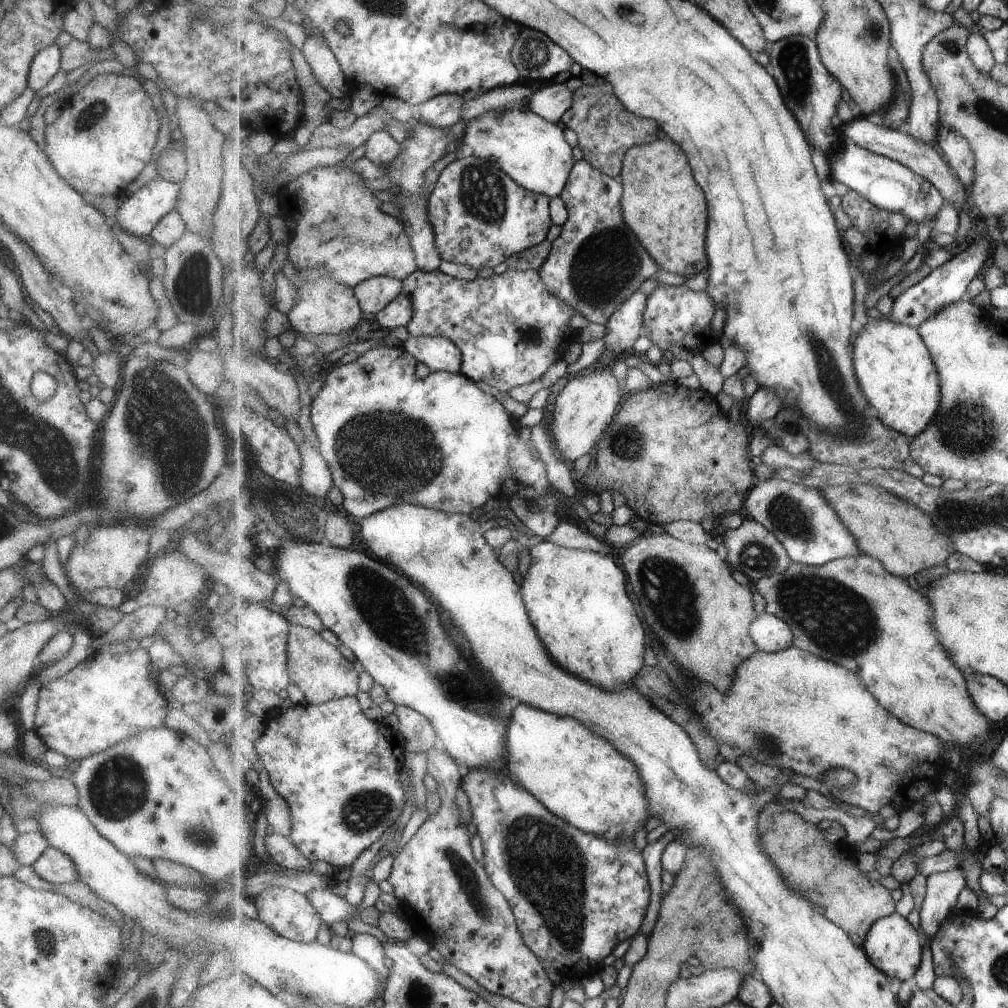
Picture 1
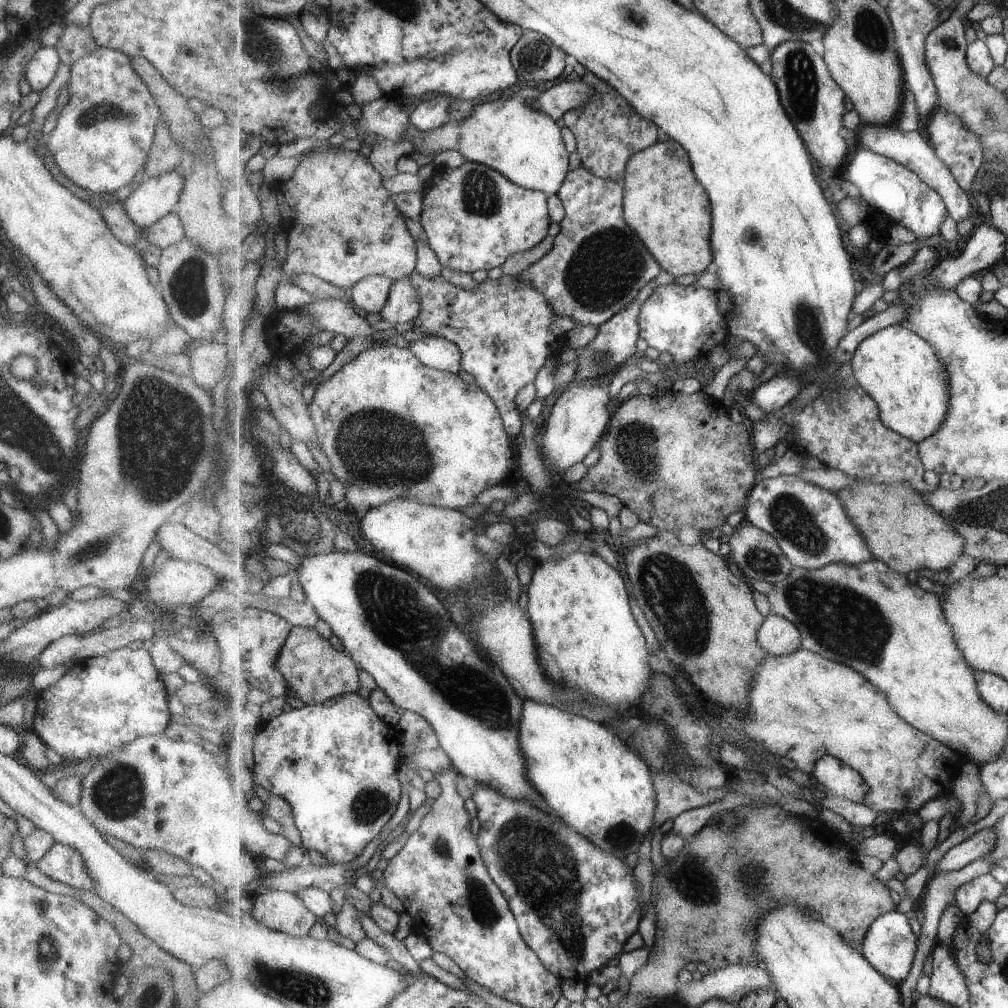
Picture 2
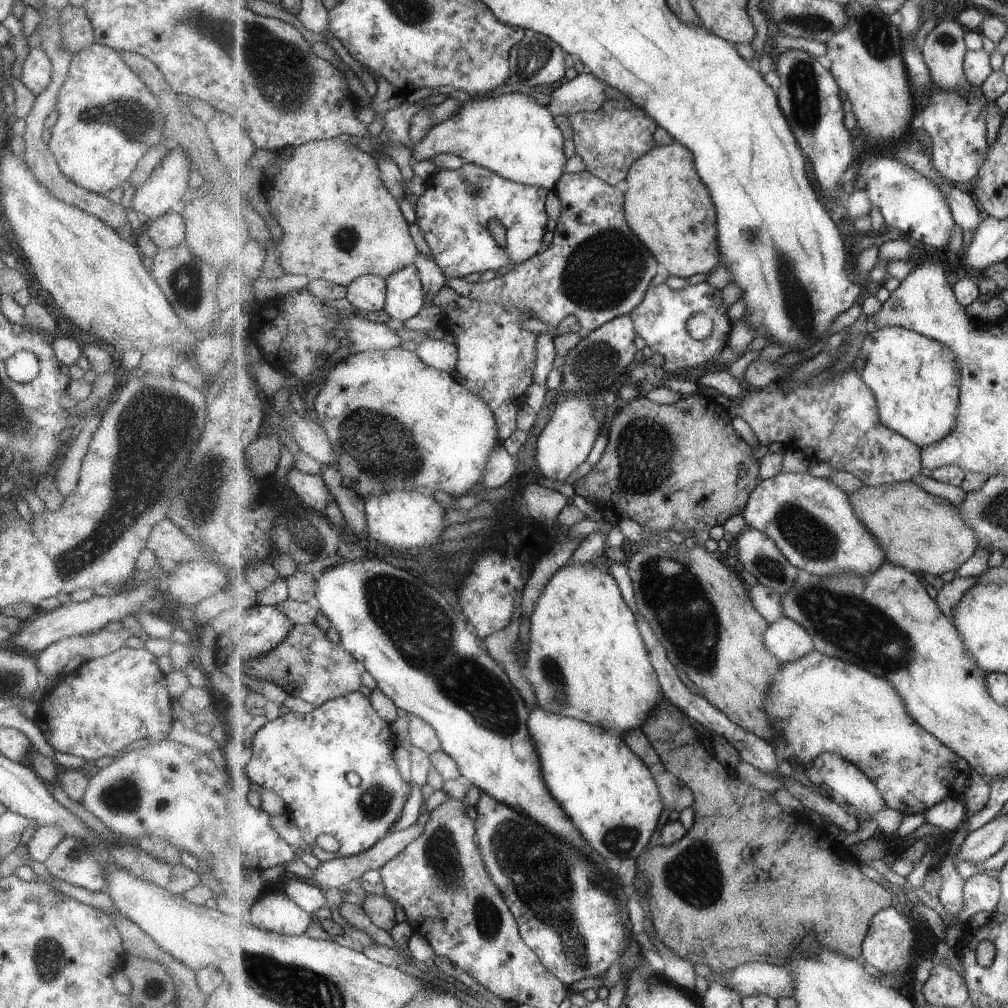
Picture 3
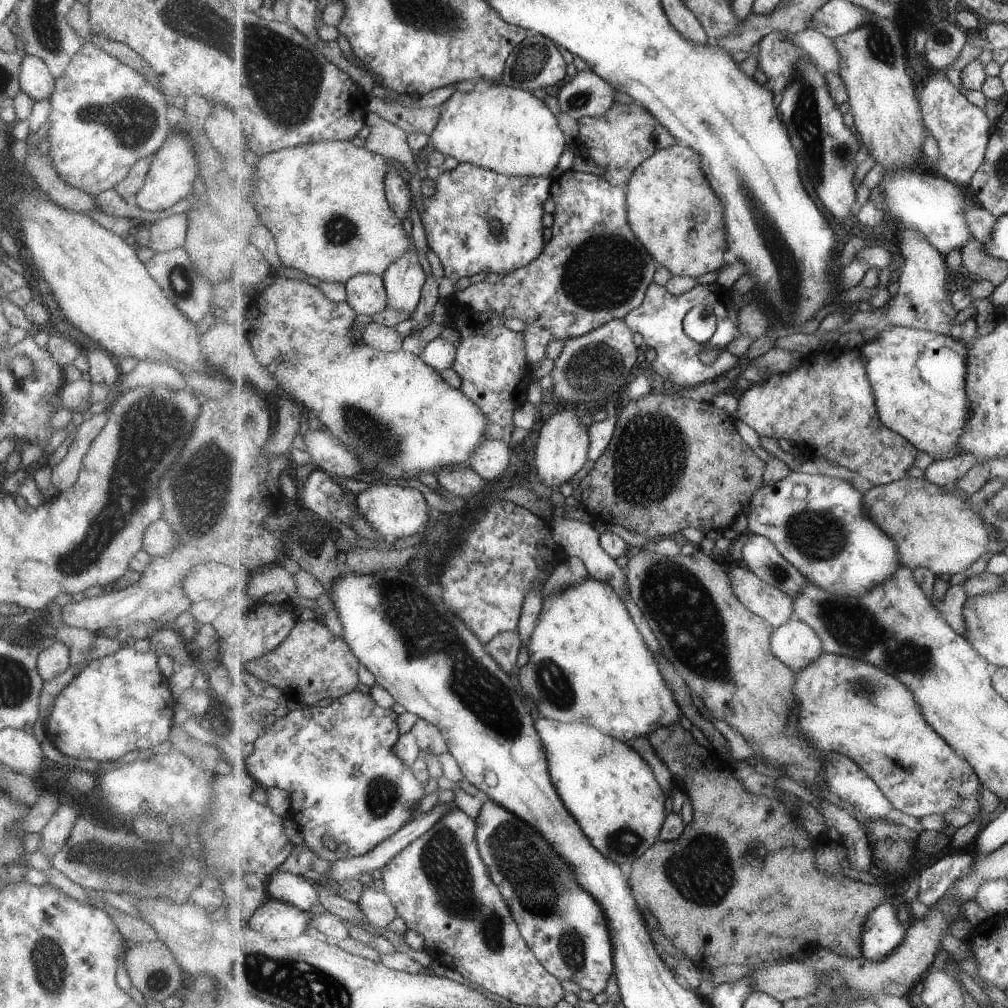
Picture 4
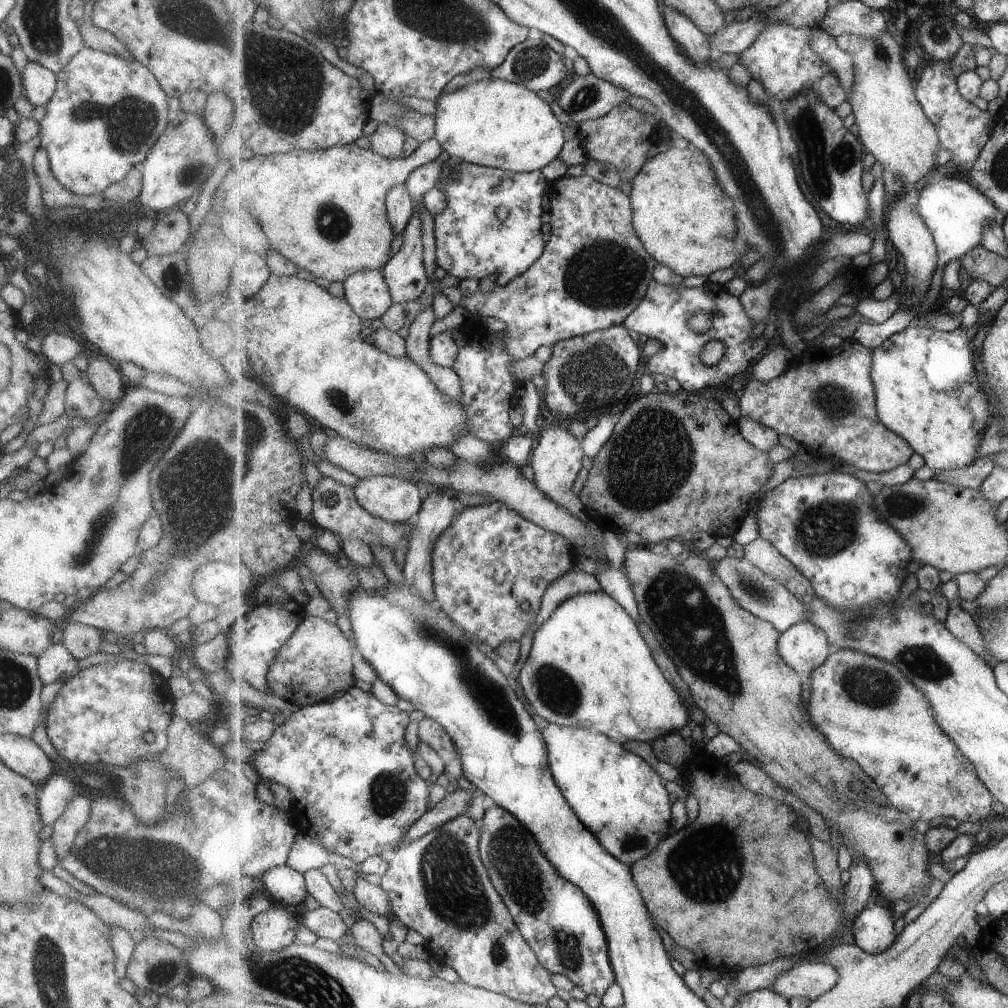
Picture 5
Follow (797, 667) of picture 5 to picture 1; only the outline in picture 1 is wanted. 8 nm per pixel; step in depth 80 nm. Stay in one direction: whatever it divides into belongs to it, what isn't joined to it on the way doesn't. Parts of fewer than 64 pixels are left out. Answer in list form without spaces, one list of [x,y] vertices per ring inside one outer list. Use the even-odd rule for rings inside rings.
[[[771,613],[760,615],[751,625],[750,633],[759,650],[766,653],[778,653],[794,646],[794,629]]]

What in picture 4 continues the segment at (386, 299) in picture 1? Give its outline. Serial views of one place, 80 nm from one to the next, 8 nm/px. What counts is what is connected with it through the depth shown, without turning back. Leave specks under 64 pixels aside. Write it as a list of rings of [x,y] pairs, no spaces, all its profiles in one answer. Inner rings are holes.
[[[373,273],[353,276],[345,284],[346,302],[359,316],[373,317],[388,309],[386,285],[382,276]]]

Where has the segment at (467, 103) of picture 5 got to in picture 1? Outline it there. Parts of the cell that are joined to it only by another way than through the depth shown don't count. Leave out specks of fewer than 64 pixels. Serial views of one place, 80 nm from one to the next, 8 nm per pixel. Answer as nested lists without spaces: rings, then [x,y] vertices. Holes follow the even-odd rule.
[[[527,107],[519,109],[507,108],[502,112],[488,112],[482,117],[473,119],[463,131],[463,135],[459,139],[451,140],[451,142],[454,143],[456,140],[459,140],[464,145],[466,153],[498,164],[519,186],[550,196],[551,199],[561,196],[575,166],[573,148],[565,140],[563,129]]]

